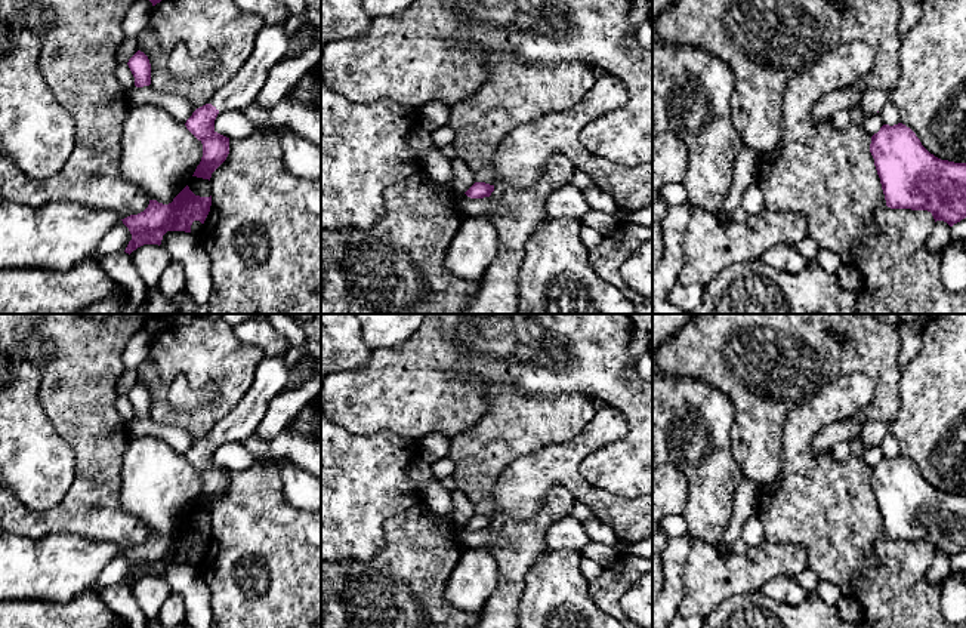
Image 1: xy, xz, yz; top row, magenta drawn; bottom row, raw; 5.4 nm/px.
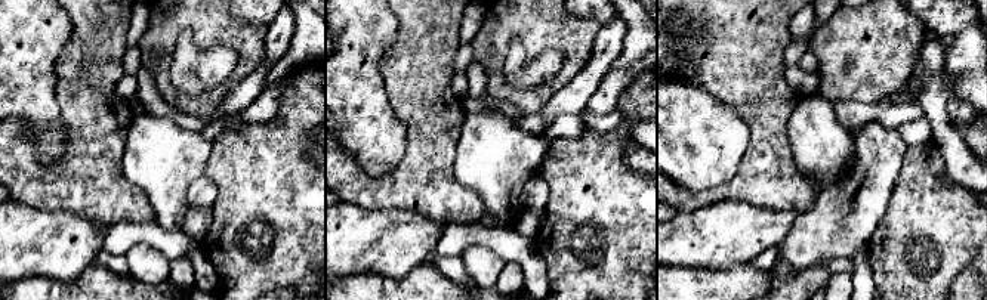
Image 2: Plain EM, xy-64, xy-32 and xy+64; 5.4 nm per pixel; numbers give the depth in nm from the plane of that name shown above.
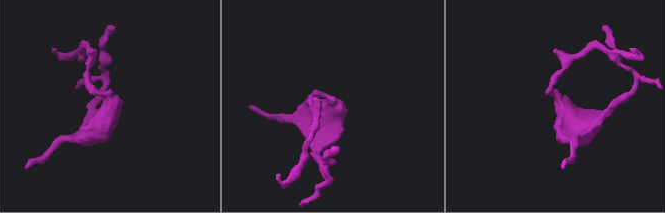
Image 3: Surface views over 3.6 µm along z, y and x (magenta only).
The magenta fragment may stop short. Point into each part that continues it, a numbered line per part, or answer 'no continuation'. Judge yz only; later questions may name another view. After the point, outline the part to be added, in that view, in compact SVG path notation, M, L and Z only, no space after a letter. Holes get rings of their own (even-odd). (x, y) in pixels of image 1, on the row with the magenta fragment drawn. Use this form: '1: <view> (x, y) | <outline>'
no continuation

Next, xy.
1: xy (271, 45) | M286 22L265 24L262 27L250 58L240 68L238 74L210 99L216 110L241 110L254 102L269 71L277 62L284 59L288 50Z

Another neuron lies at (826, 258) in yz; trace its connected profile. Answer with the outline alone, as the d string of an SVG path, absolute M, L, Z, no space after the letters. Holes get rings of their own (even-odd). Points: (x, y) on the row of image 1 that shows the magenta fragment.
M821 249L814 261L820 267L823 267L825 271L833 273L833 274L836 274L843 265L839 255L830 249Z

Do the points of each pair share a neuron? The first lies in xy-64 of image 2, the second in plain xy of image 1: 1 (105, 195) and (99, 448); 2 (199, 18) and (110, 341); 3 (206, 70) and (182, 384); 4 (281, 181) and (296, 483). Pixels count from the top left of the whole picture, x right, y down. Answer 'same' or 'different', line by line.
1: same
2: different
3: same
4: different

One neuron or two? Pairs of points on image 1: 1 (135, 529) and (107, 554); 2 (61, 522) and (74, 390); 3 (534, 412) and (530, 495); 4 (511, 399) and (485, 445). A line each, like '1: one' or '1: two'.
1: two
2: one
3: two
4: one

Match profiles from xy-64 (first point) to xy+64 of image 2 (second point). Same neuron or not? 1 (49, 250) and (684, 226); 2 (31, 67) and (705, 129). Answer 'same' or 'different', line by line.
1: same
2: same

